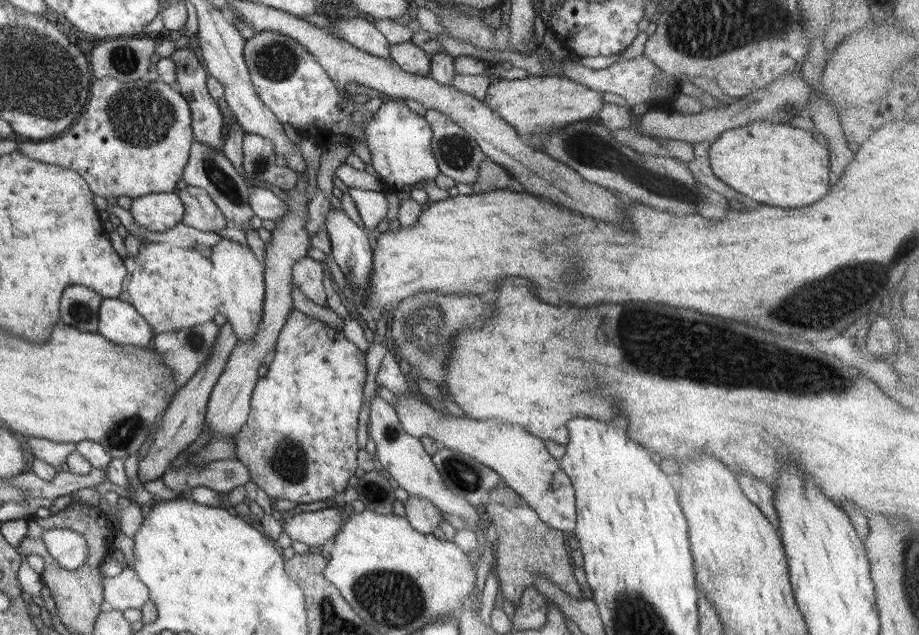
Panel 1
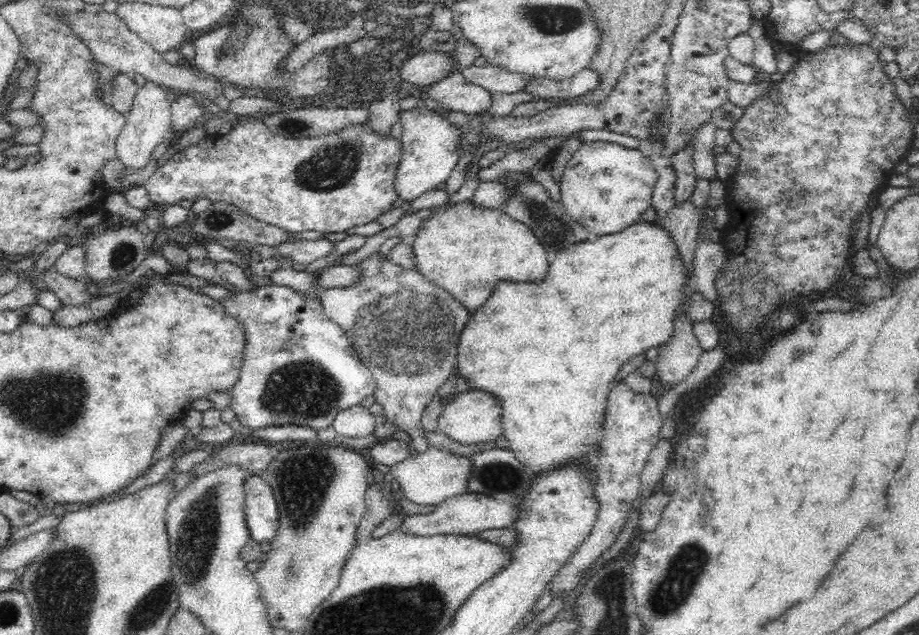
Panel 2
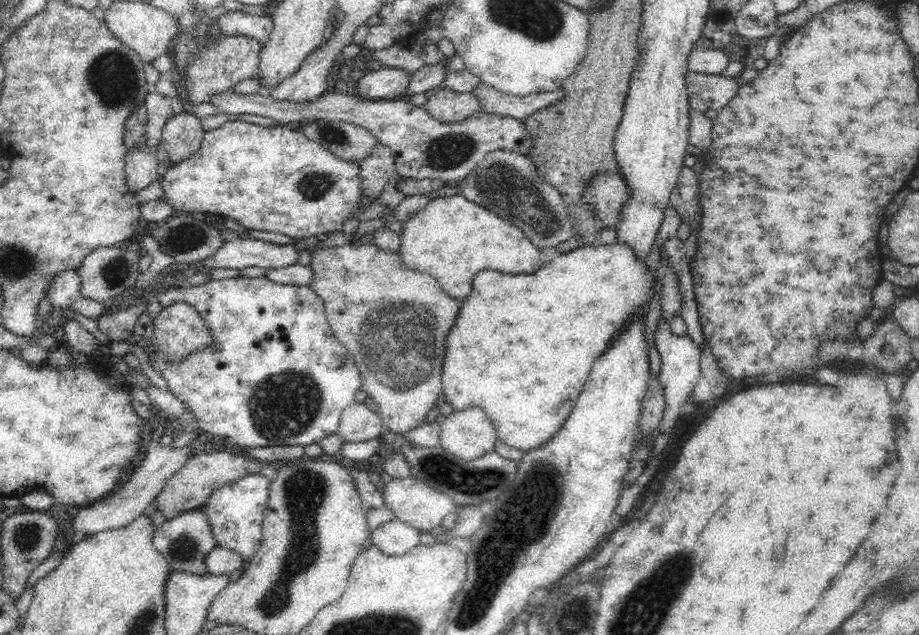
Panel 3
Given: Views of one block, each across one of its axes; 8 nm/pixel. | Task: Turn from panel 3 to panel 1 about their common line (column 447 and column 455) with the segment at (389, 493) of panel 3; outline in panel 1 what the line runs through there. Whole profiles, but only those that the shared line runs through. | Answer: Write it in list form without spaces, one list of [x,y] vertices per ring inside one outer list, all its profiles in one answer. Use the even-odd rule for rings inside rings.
[[[374,395],[369,404],[369,424],[367,425],[367,436],[375,444],[374,460],[378,460],[390,476],[397,482],[399,488],[403,488],[409,497],[421,497],[427,500],[437,511],[450,514],[460,518],[467,529],[475,532],[478,530],[477,524],[482,520],[477,520],[477,512],[474,506],[470,506],[465,498],[454,496],[453,493],[445,487],[439,471],[432,463],[432,458],[425,453],[419,439],[409,436],[401,428],[401,423],[395,415],[395,409],[387,404],[381,397]]]

